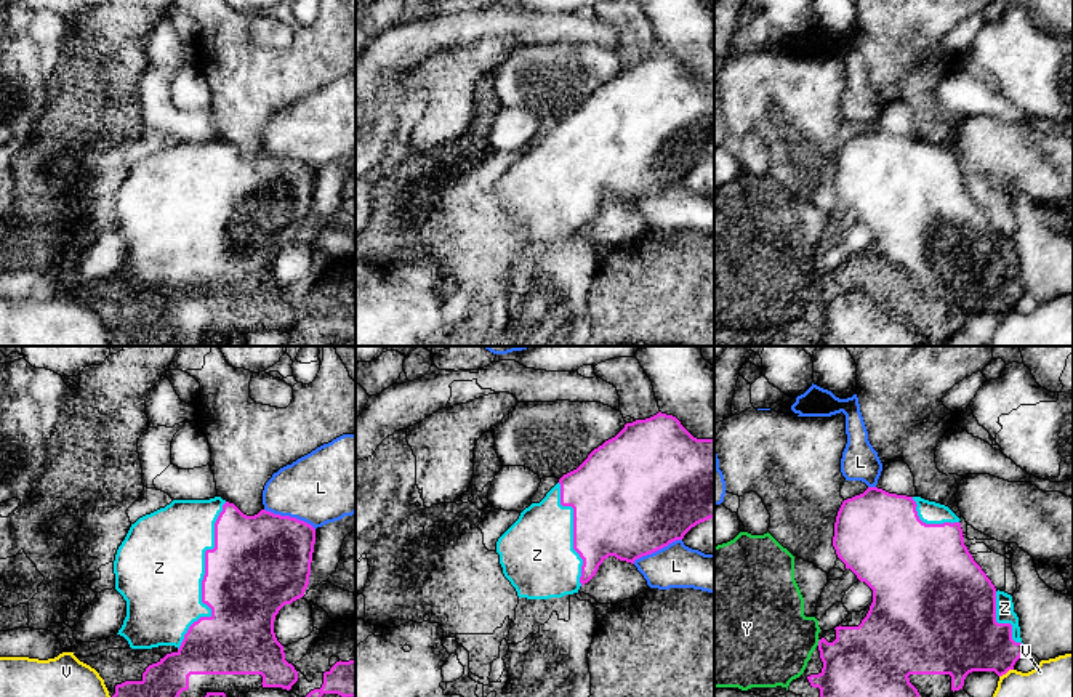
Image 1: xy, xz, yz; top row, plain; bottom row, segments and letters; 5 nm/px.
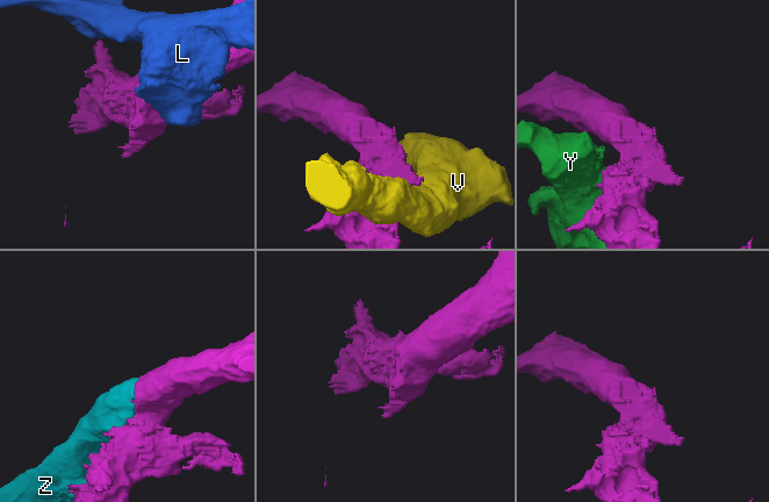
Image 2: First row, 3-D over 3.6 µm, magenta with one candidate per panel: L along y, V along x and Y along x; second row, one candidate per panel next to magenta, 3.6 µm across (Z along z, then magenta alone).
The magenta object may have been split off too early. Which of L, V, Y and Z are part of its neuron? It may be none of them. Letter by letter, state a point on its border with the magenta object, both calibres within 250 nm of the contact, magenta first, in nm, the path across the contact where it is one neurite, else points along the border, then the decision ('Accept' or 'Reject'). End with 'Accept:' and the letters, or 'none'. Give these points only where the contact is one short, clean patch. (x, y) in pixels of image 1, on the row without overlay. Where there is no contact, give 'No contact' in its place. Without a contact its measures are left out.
L: Touches magenta at xy (289, 157). Thickness 460 nm (magenta) against 360 nm. Reject
V: Touches magenta at yz (1006, 313). Thickness 320 nm (magenta) against 360 nm. Reject
Y: Touches magenta at yz (819, 284). Thickness 400 nm (magenta) against 440 nm. Reject
Z: Touches magenta at xy (204, 220). Thickness 460 nm (magenta) against 460 nm. Accept
Accept: Z

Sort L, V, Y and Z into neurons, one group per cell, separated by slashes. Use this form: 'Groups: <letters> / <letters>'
Groups: L / V / Y / Z

